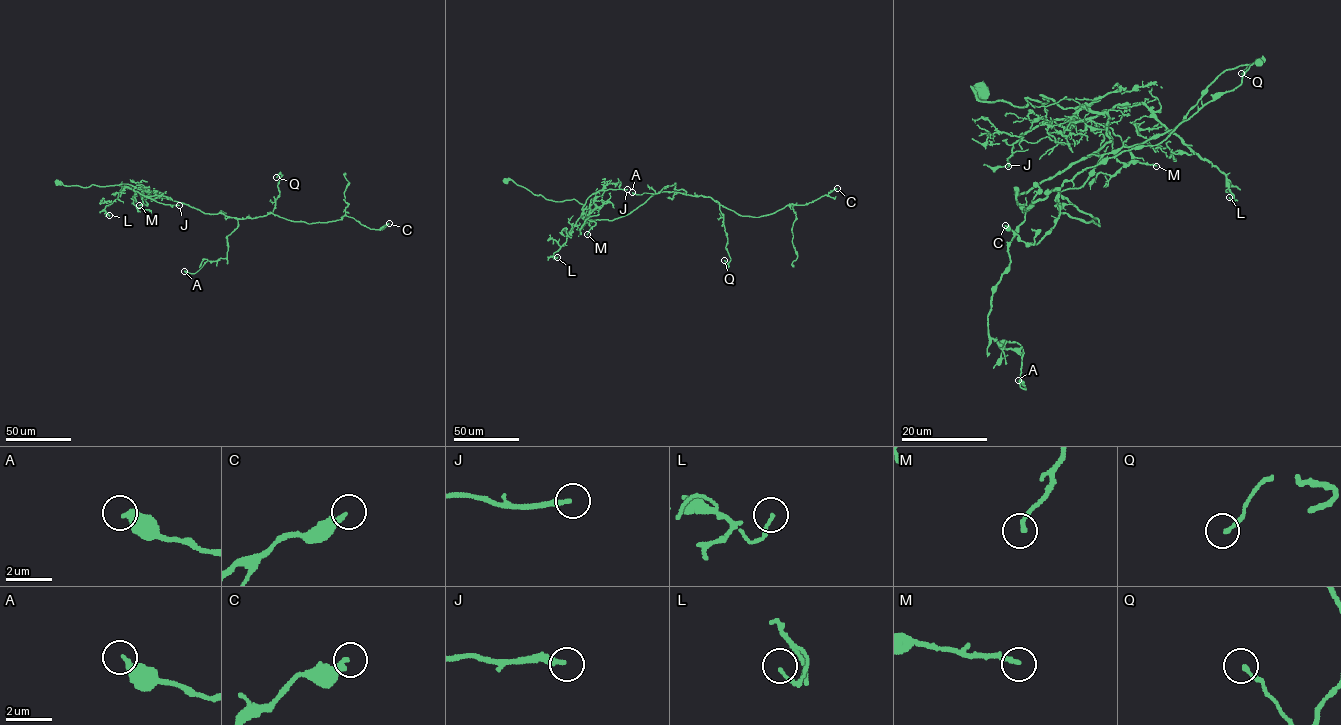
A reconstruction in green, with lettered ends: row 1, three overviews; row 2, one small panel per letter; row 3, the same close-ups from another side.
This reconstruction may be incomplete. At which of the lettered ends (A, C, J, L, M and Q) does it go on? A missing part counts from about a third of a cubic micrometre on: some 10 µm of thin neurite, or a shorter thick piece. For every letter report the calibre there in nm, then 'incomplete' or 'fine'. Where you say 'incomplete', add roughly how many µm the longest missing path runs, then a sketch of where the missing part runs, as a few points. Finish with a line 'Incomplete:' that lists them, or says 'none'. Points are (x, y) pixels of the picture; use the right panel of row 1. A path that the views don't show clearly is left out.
A: calibre 320 nm; fine
C: calibre 260 nm; fine
J: calibre 200 nm; incomplete; missing 15 µm
L: calibre 100 nm; fine
M: calibre 190 nm; fine
Q: calibre 150 nm; fine
Incomplete: J

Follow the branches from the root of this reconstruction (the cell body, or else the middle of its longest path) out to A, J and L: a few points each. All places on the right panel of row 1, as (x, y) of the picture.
A: (981, 93), (1108, 115), (1097, 152), (1016, 190), (1025, 215), (988, 332), (1021, 347), (1018, 380)
J: (981, 93), (973, 87), (979, 100), (1025, 107), (1042, 95), (1075, 110), (1029, 130), (1008, 166)
L: (981, 93), (973, 87), (979, 100), (1019, 107), (1042, 95), (1076, 122), (1143, 103), (1225, 174), (1229, 197)

